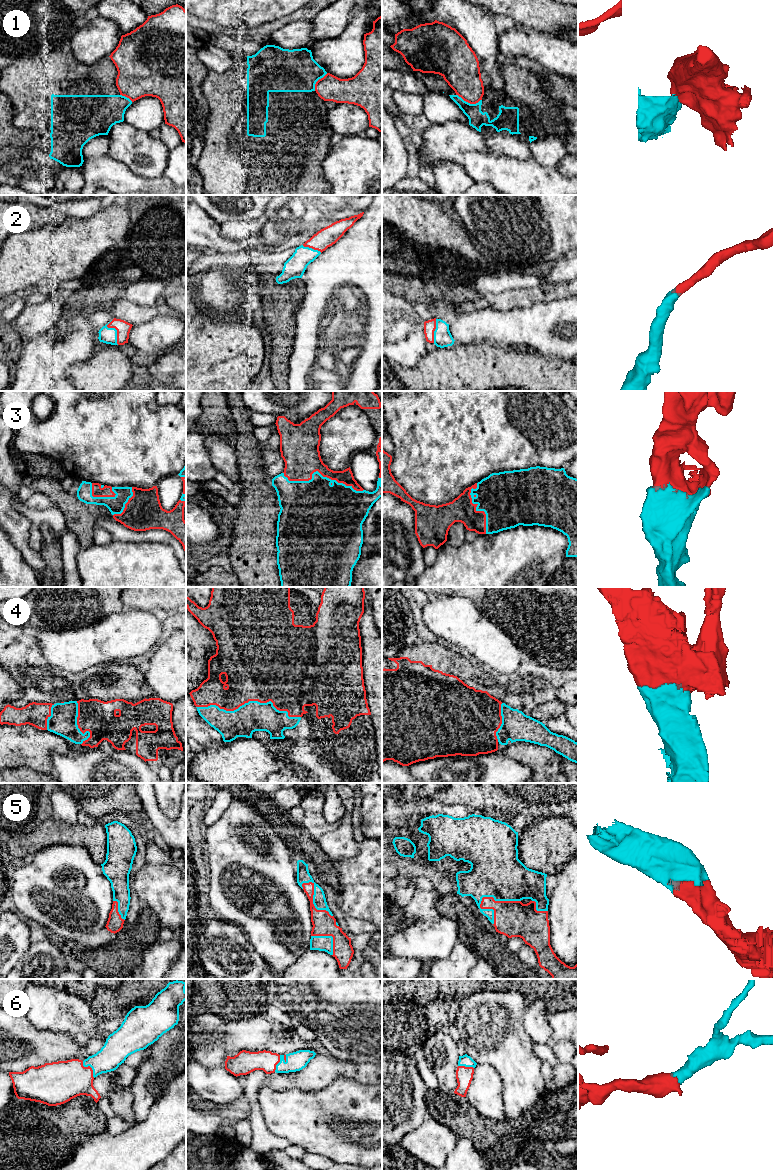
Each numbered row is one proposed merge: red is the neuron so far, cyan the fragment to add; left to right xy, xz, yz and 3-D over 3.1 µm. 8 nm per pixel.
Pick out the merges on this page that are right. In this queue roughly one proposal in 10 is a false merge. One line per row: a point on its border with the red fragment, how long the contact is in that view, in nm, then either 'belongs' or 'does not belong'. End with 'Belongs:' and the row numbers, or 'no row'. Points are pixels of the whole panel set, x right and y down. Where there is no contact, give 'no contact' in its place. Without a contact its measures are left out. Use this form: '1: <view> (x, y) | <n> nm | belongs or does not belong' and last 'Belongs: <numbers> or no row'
1: yz (469, 102) | 220 nm | does not belong
2: xy (116, 329) | 200 nm | belongs
3: xz (321, 474) | 650 nm | belongs
4: xz (250, 700) | 850 nm | belongs
5: yz (496, 901) | 340 nm | belongs
6: xy (90, 1067) | 170 nm | belongs
Belongs: 2, 3, 4, 5, 6

